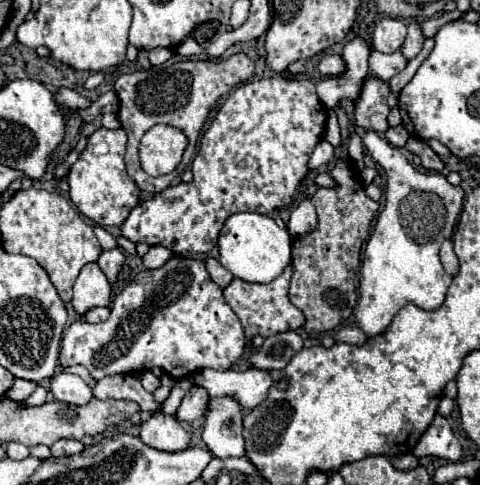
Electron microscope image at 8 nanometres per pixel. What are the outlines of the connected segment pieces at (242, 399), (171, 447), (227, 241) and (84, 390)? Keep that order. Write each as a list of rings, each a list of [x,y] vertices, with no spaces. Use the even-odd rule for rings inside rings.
[[[248,368],[244,372],[236,370],[200,370],[194,374],[194,382],[208,390],[212,398],[232,398],[238,402],[240,410],[246,414],[256,408],[268,394],[268,388],[274,384],[266,370]]]
[[[154,414],[140,426],[140,440],[156,450],[180,452],[188,448],[190,434],[180,426],[174,416]]]
[[[240,212],[232,214],[220,230],[218,260],[240,280],[268,284],[274,278],[278,278],[284,272],[284,268],[290,264],[290,248],[292,248],[290,234],[284,228],[280,228],[270,216],[256,212]]]
[[[60,372],[50,380],[50,392],[54,394],[56,400],[76,404],[76,406],[88,404],[92,400],[90,386],[80,376],[68,372]]]

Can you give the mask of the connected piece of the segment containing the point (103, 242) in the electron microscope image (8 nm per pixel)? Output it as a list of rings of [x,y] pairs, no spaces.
[[[94,226],[94,234],[96,234],[96,238],[100,240],[100,246],[102,246],[104,250],[110,250],[110,248],[114,248],[114,246],[116,246],[114,236],[112,236],[112,234],[108,234],[102,226]]]

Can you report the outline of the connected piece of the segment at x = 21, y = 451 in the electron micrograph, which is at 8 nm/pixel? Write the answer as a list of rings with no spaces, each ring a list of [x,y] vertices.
[[[10,442],[10,444],[6,446],[6,454],[8,454],[12,460],[22,460],[22,458],[28,458],[28,456],[30,456],[30,450],[28,450],[24,444]]]

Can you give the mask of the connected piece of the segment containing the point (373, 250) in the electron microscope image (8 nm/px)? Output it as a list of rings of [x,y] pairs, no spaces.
[[[376,132],[364,136],[364,146],[386,172],[386,204],[376,220],[374,234],[366,244],[358,286],[360,300],[354,312],[362,332],[372,338],[382,334],[396,312],[408,302],[422,310],[436,310],[442,306],[452,276],[444,272],[438,252],[440,244],[454,232],[464,202],[464,190],[452,186],[438,172],[414,168],[400,148],[392,146]]]

